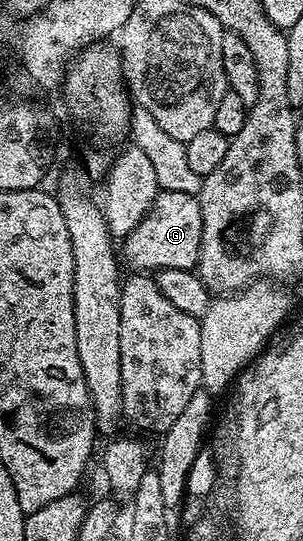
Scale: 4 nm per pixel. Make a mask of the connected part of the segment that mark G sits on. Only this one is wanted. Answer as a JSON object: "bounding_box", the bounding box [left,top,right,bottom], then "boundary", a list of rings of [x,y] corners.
{"bounding_box":[119,189,203,272],"boundary":[[[158,189],[155,200],[139,224],[123,239],[119,254],[133,272],[156,272],[163,269],[193,270],[199,260],[203,236],[201,203],[185,190]]]}

